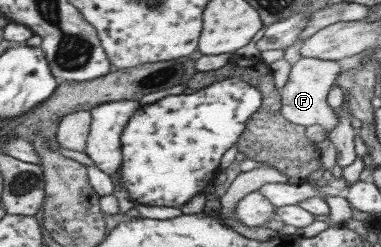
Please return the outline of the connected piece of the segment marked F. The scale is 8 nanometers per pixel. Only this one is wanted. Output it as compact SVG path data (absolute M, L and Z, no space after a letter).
M301 58L291 65L288 77L280 89L280 114L285 120L299 126L316 129L321 134L336 125L337 117L326 103L326 96L335 84L342 63L315 58Z

